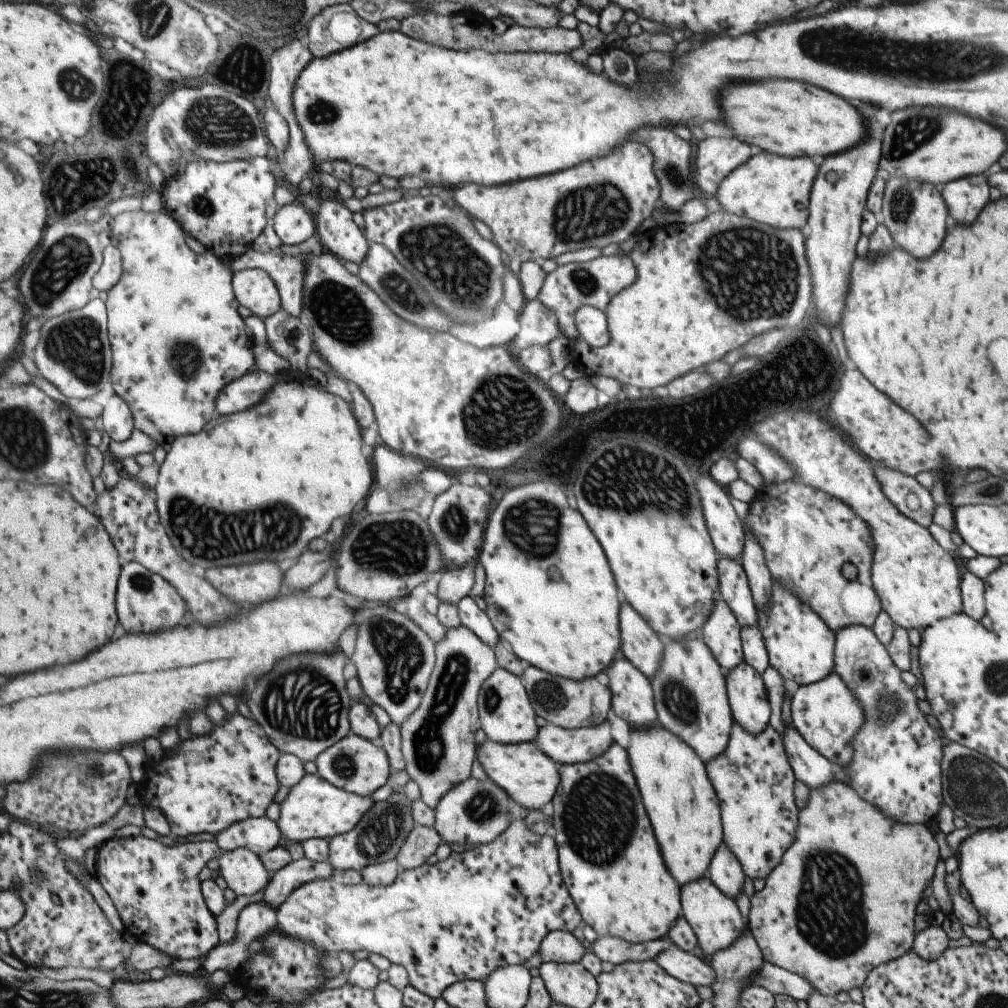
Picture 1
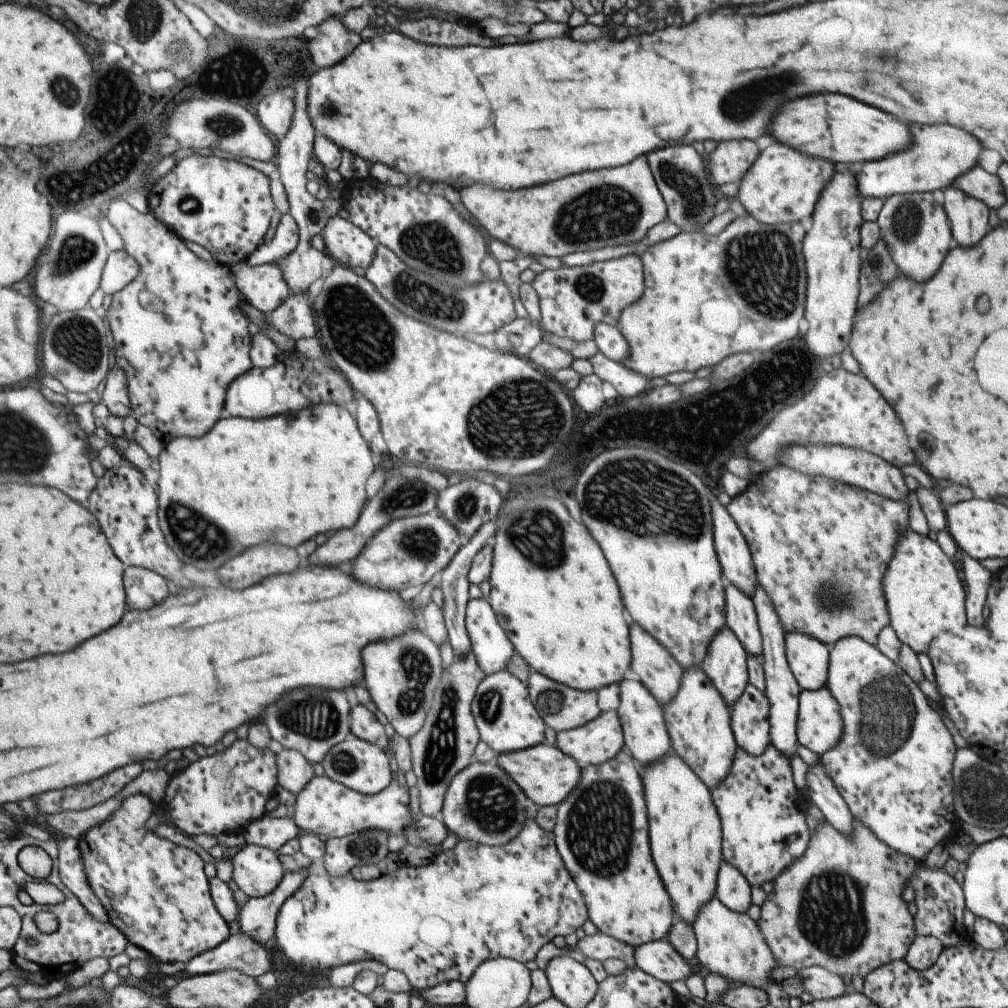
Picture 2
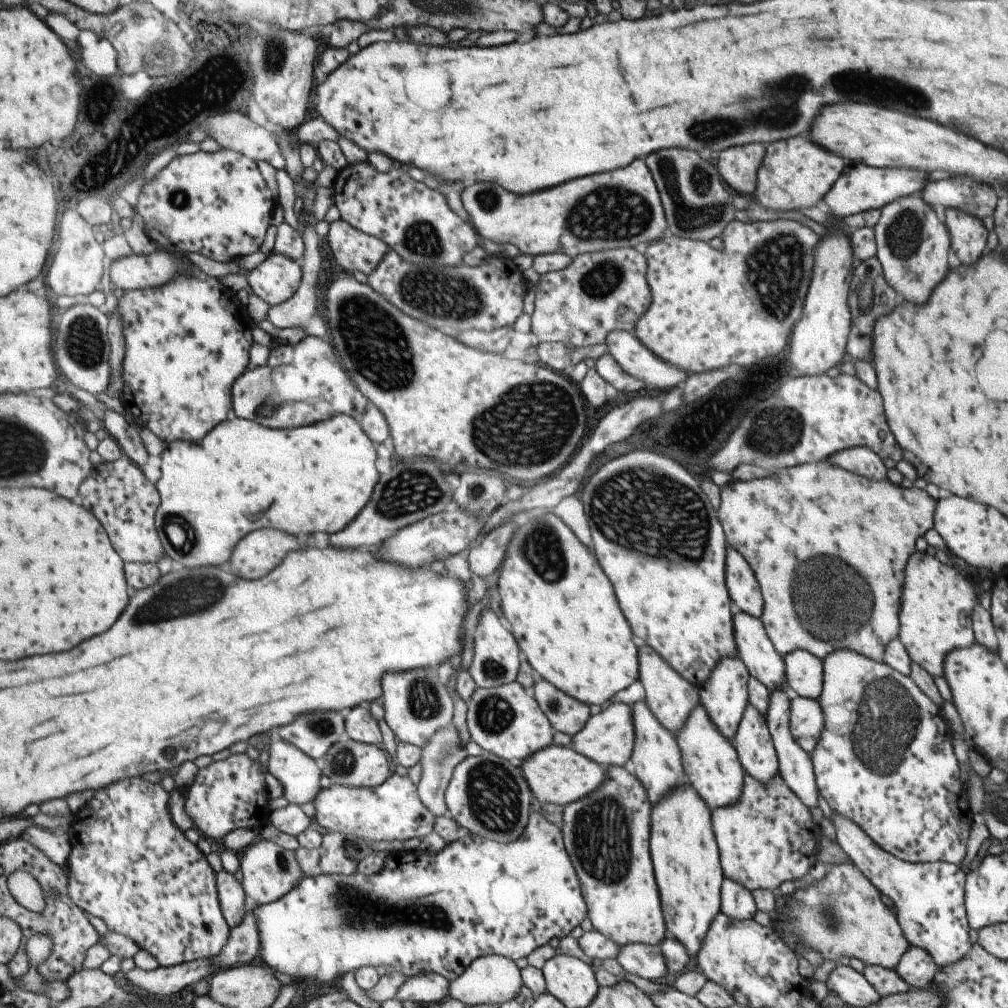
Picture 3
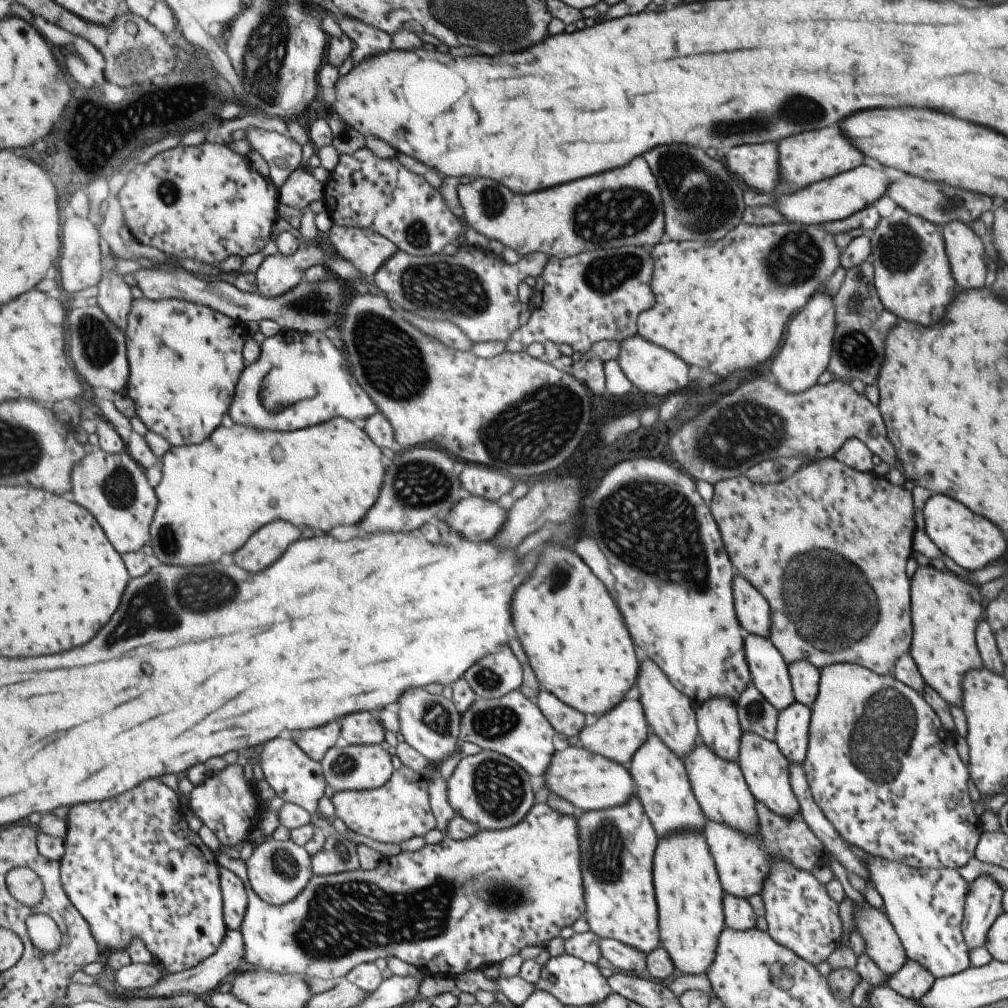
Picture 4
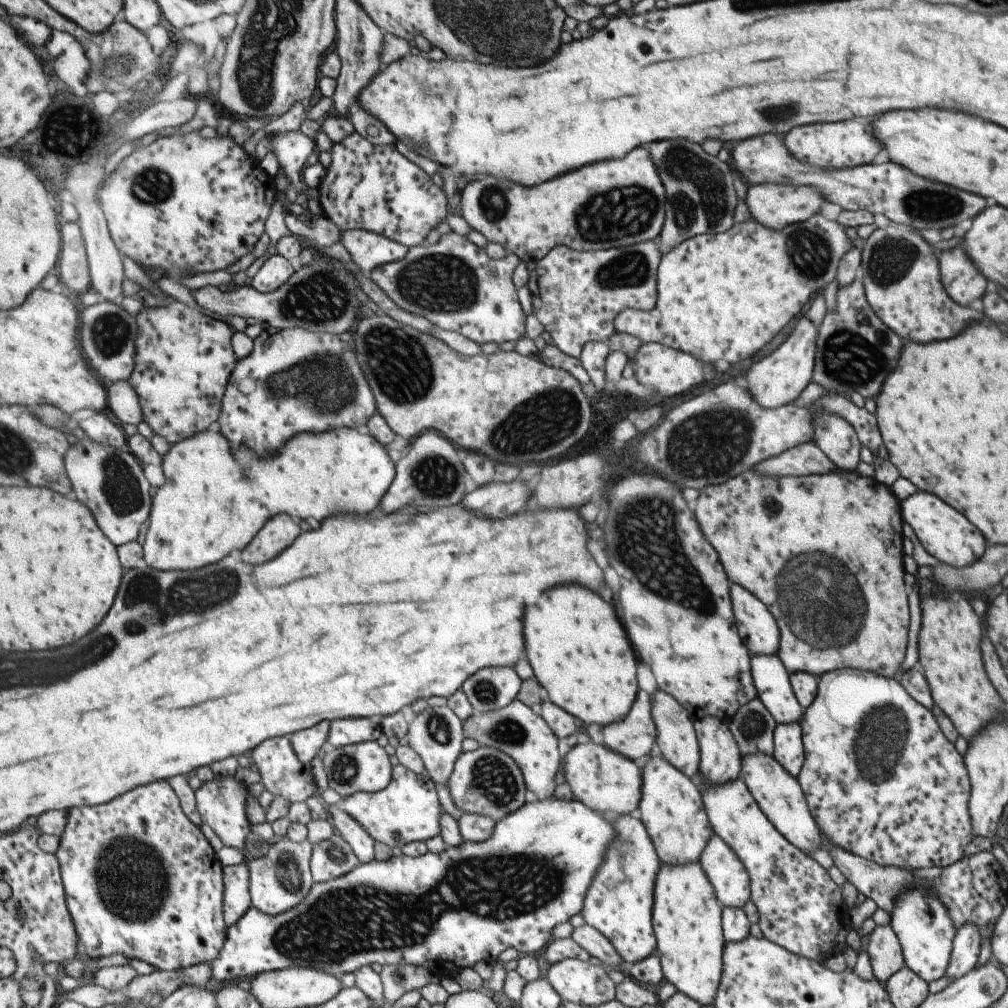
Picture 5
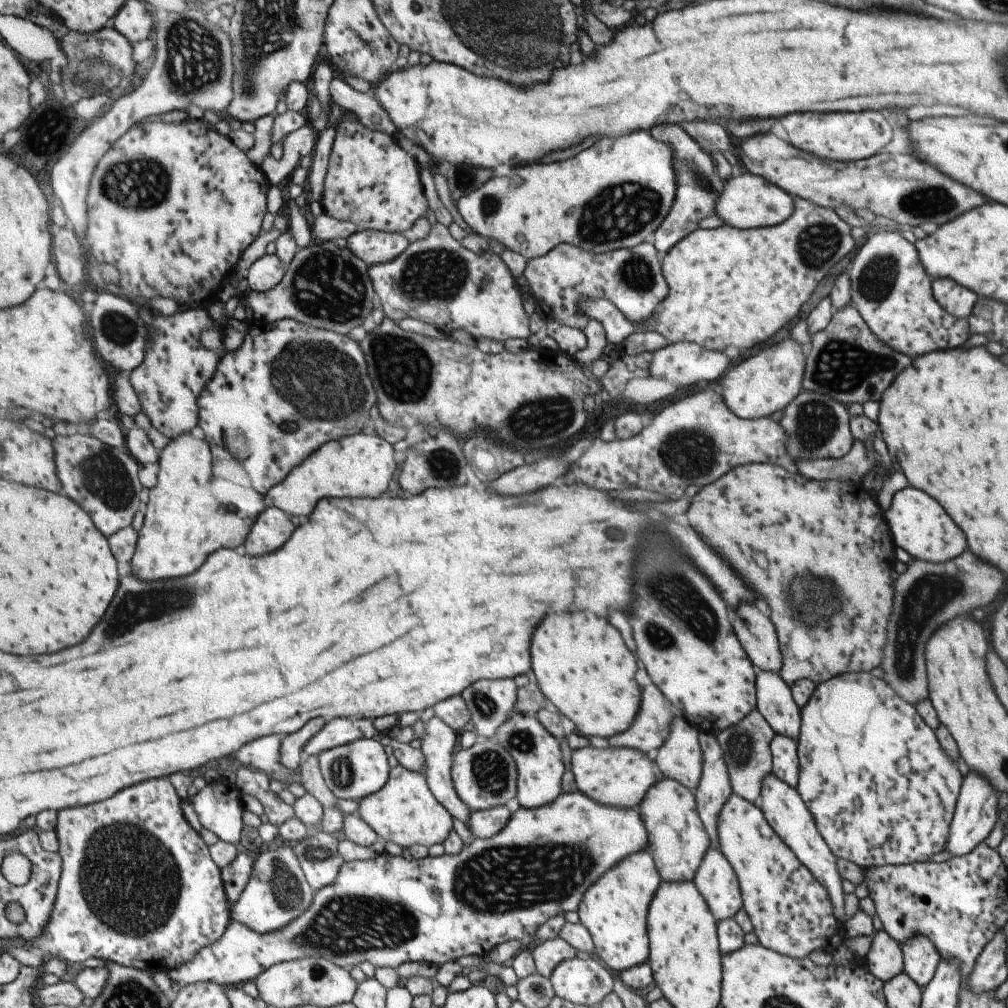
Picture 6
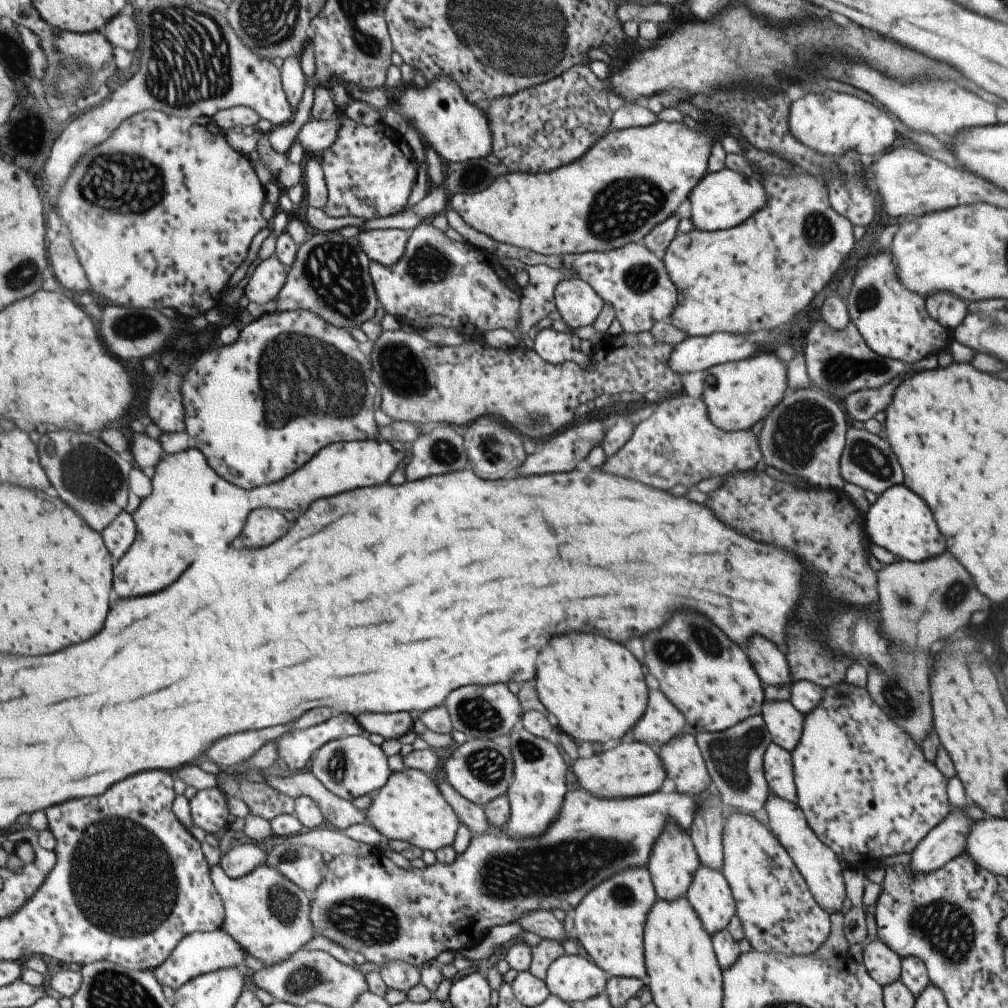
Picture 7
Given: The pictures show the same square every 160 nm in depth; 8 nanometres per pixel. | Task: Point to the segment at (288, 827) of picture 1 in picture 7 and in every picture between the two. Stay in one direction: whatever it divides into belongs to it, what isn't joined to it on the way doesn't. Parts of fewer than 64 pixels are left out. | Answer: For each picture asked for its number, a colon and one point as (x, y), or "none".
2: (325, 807)
3: (393, 811)
4: (398, 811)
5: (409, 810)
6: (406, 812)
7: (411, 807)

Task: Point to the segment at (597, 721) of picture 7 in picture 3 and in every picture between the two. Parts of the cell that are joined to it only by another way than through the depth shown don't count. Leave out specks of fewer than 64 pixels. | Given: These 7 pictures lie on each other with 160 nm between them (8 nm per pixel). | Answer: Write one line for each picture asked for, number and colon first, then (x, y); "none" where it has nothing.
3: (557, 600)
4: (569, 626)
5: (578, 650)
6: (582, 662)

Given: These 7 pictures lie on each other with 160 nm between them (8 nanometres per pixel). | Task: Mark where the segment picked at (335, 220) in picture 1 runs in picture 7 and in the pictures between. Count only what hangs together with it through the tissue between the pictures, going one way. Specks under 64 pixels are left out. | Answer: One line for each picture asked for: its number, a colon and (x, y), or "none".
2: (351, 246)
3: (353, 249)
4: (368, 250)
5: (369, 250)
6: (375, 247)
7: (388, 246)

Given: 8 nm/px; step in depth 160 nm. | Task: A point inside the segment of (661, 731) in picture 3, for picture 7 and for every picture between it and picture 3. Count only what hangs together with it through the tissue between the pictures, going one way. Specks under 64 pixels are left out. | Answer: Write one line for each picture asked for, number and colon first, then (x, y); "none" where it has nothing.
4: (660, 782)
5: (671, 809)
6: (676, 838)
7: (672, 862)

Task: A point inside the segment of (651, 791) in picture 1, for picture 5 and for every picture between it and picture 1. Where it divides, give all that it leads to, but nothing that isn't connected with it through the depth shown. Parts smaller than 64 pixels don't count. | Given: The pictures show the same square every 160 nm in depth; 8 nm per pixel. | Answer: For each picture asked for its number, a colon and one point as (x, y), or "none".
2: (685, 837)
3: (686, 866)
4: (688, 895)
5: (685, 920)

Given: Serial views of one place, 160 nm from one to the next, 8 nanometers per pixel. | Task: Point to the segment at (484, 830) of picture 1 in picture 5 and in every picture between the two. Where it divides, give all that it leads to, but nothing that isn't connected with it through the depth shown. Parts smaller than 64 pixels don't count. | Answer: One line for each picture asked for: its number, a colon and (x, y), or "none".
2: (484, 804)
3: (489, 796)
4: (491, 790)
5: (487, 781)

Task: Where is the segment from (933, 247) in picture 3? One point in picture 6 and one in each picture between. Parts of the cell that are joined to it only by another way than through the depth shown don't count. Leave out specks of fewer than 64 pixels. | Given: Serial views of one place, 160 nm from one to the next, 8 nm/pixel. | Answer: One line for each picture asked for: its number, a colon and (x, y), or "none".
4: (911, 275)
5: (900, 275)
6: (890, 289)

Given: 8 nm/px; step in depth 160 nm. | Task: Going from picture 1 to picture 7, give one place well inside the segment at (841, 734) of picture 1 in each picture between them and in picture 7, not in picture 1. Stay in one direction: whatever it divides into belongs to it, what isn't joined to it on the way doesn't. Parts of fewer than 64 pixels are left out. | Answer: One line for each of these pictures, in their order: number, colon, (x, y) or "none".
2: (818, 719)
3: (806, 722)
4: (791, 736)
5: (787, 750)
6: (784, 758)
7: (777, 763)

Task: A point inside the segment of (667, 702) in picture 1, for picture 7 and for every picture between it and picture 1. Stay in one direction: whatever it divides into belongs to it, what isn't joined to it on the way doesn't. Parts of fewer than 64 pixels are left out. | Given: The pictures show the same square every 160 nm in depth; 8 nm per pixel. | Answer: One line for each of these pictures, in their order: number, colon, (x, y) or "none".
2: (698, 720)
3: (712, 767)
4: (717, 784)
5: (800, 909)
6: (790, 912)
7: (778, 914)

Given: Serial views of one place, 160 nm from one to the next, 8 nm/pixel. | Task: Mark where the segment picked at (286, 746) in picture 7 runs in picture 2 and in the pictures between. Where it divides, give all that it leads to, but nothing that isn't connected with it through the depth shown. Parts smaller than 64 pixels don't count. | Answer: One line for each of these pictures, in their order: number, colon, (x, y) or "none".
2: (364, 723)
3: (361, 726)
4: (358, 729)
5: (352, 731)
6: (343, 731)

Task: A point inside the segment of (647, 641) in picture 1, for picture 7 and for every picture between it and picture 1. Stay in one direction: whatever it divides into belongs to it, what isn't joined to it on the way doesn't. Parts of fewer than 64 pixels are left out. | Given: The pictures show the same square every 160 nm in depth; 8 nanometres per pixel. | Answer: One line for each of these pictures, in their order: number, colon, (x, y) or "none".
2: (656, 668)
3: (670, 697)
4: (670, 713)
5: (677, 742)
6: (679, 757)
7: (681, 757)

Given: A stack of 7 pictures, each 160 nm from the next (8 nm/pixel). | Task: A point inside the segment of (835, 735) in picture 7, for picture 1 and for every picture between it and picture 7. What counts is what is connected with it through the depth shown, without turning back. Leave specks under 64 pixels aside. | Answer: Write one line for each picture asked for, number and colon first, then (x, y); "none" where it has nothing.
1: (895, 766)
2: (892, 766)
3: (884, 759)
4: (883, 770)
5: (879, 778)
6: (881, 790)

